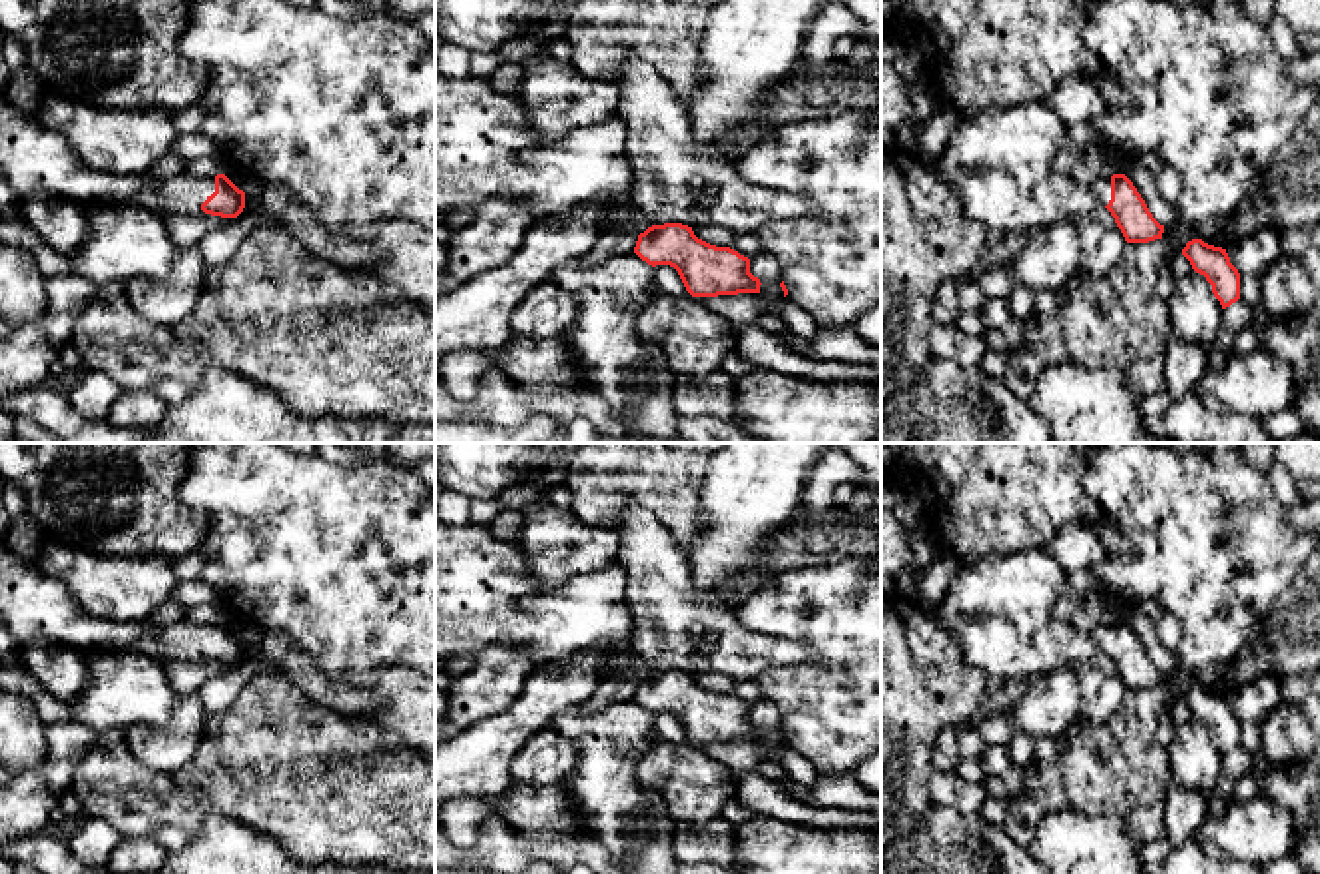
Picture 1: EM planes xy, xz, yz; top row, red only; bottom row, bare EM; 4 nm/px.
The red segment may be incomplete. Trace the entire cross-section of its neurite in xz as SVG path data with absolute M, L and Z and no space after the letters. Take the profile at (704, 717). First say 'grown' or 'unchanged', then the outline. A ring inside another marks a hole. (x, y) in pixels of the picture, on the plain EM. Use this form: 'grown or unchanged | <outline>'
grown | M435 517L435 666L455 655L483 653L491 647L526 653L534 668L580 655L600 655L604 676L638 678L634 700L652 714L674 714L692 744L760 740L762 730L750 720L748 704L698 686L688 672L656 672L632 649L634 631L626 571L620 563L580 573L544 591L516 543L498 541L485 525L445 525Z

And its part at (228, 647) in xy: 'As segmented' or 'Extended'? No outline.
Extended

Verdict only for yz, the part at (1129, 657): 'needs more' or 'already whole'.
needs more

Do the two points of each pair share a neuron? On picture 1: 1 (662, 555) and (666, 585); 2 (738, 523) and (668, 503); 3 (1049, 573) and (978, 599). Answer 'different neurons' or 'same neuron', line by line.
1: same neuron
2: different neurons
3: same neuron

